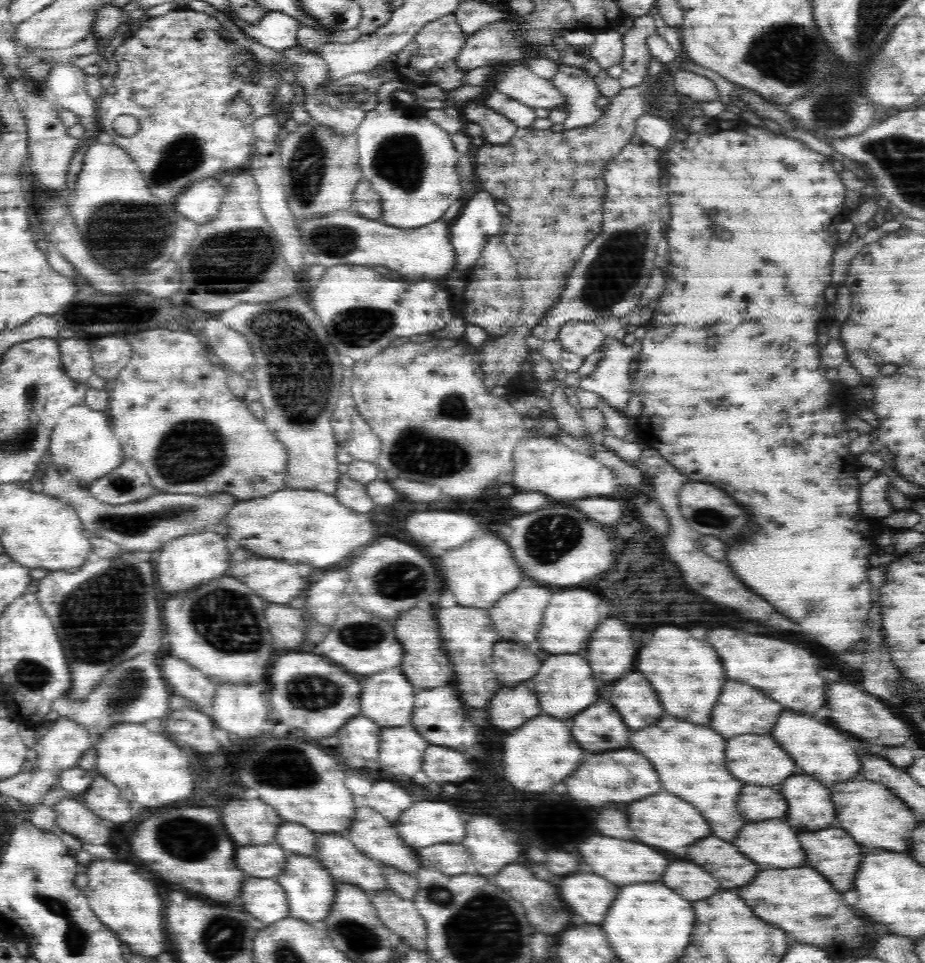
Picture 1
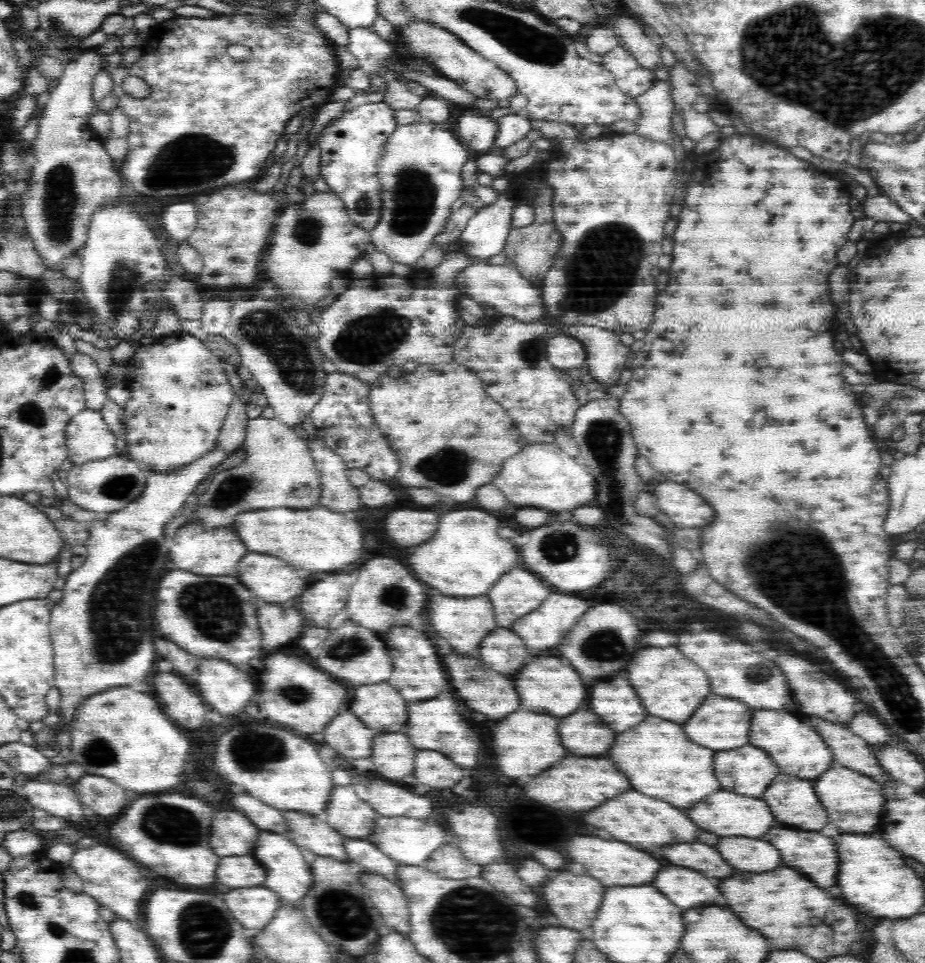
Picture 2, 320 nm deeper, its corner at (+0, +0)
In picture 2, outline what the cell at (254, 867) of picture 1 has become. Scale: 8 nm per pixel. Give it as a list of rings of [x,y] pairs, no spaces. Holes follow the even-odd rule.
[[[252,854],[222,858],[217,866],[216,880],[228,888],[258,886],[266,879],[266,869]]]

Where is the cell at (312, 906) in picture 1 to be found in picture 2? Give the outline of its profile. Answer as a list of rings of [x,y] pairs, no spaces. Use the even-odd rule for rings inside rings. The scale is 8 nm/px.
[[[272,832],[258,834],[256,848],[253,848],[252,856],[264,866],[267,872],[267,879],[264,884],[274,893],[278,894],[284,904],[296,904],[300,898],[304,899],[310,892],[310,885],[313,884],[313,873],[310,868],[308,854],[302,854],[302,850],[290,842],[288,838]]]

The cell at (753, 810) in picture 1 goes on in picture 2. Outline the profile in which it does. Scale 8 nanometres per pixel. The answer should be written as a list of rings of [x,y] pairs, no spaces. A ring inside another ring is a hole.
[[[718,790],[718,794],[714,794],[714,798],[706,798],[706,802],[698,802],[698,806],[694,806],[694,810],[686,810],[686,814],[690,814],[690,818],[694,818],[694,822],[698,822],[698,826],[702,830],[710,830],[718,836],[758,838],[758,836],[766,834],[770,830],[770,826],[774,824],[774,816],[764,800],[746,798],[746,796],[734,794],[730,790]]]

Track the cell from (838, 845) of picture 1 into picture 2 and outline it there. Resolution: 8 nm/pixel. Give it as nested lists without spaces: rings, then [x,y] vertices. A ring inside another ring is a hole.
[[[770,828],[762,838],[766,842],[774,842],[778,850],[782,850],[782,866],[796,868],[798,872],[806,874],[816,886],[828,888],[836,884],[836,872],[838,872],[838,854],[836,854],[836,844],[832,838],[820,836],[818,832],[808,832],[808,830],[788,830],[788,828]]]

